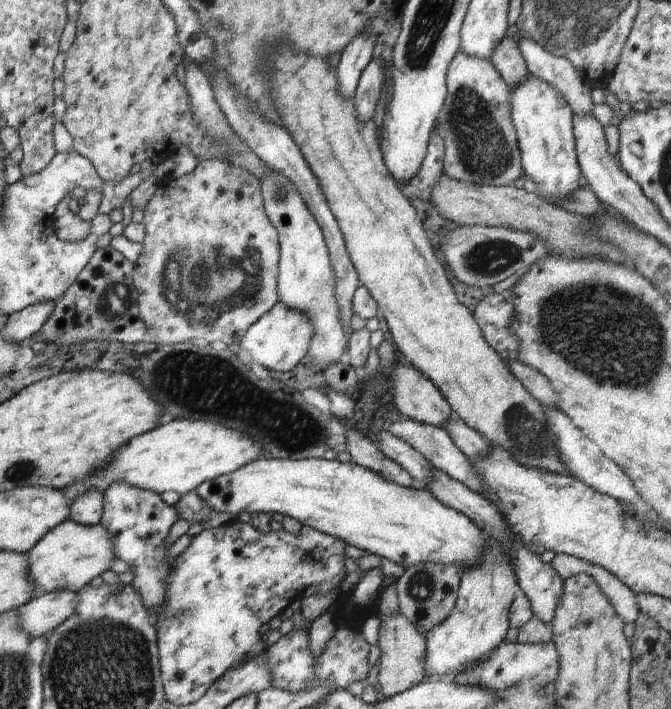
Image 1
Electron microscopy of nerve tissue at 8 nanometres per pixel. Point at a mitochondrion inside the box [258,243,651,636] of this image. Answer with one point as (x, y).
(528, 439)

